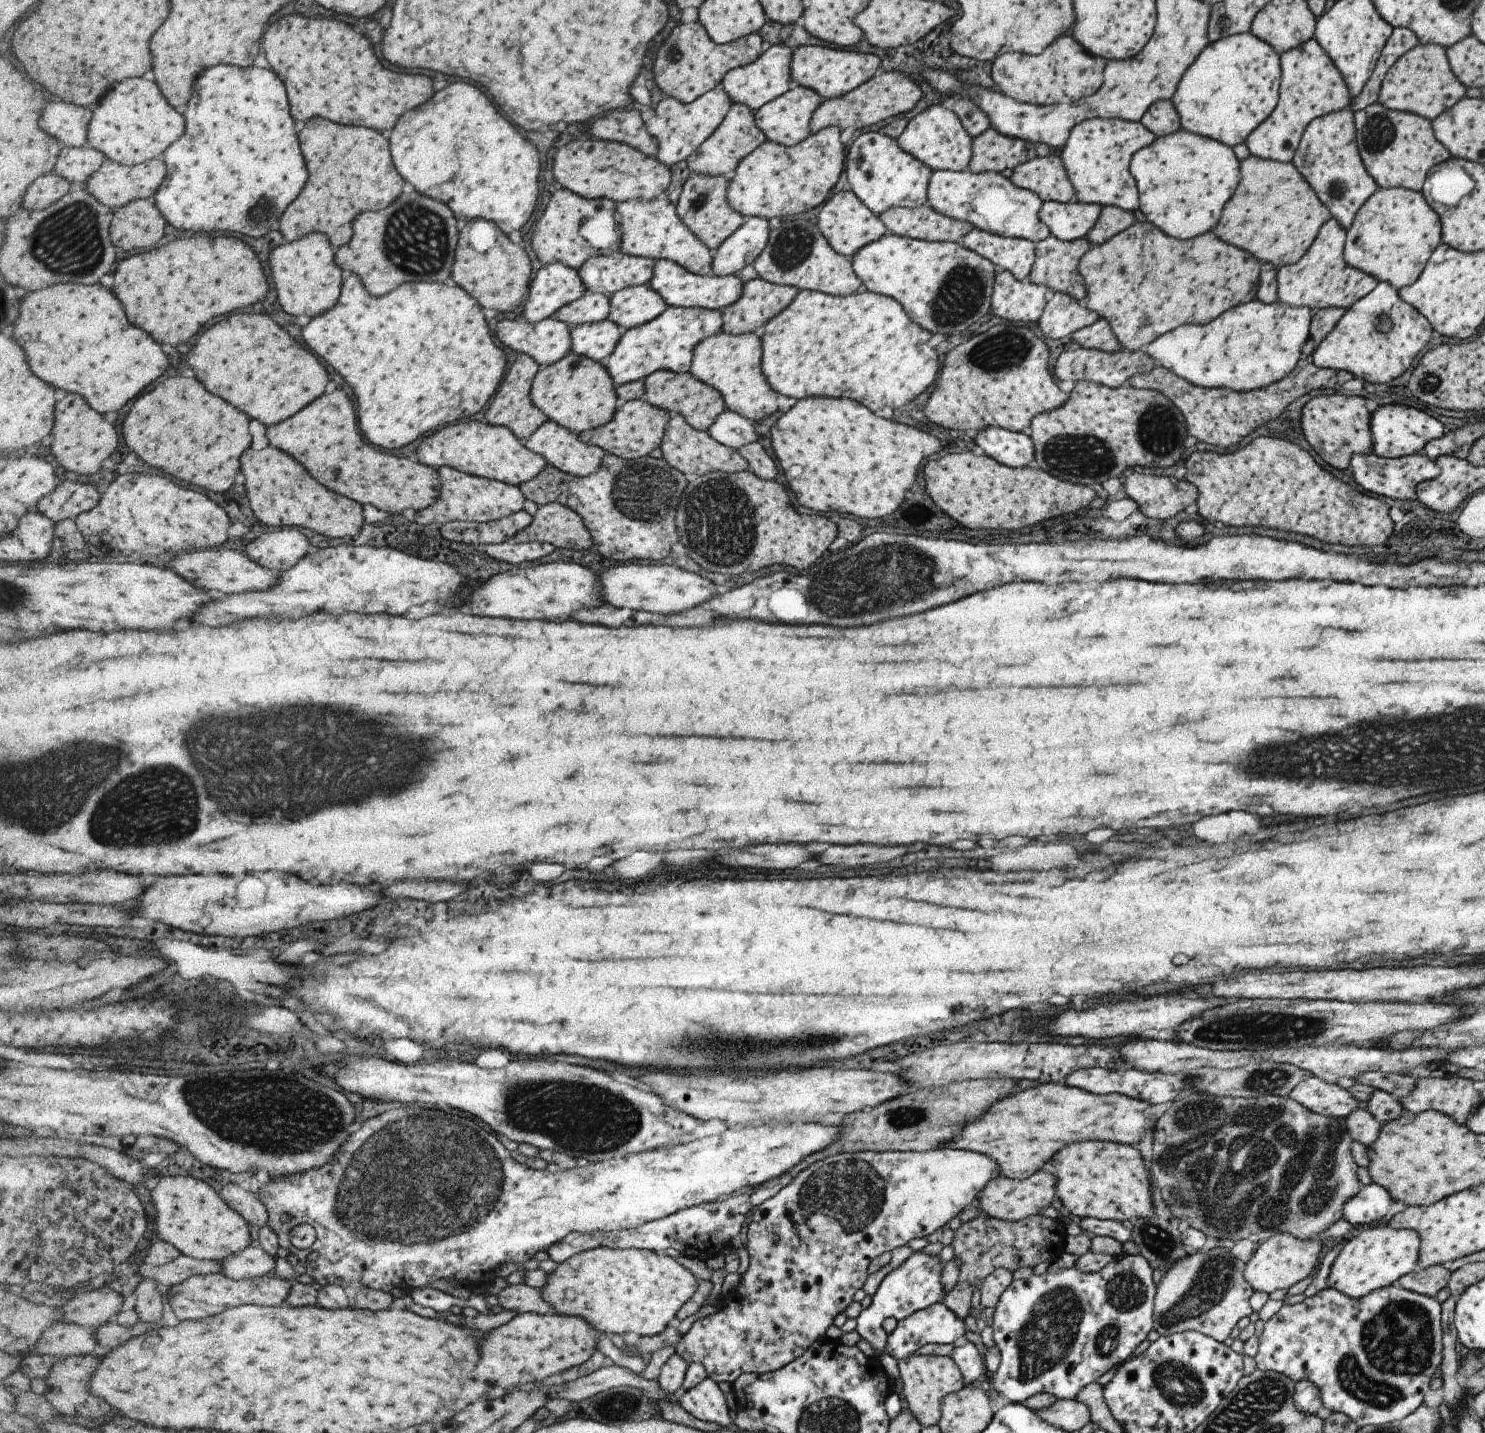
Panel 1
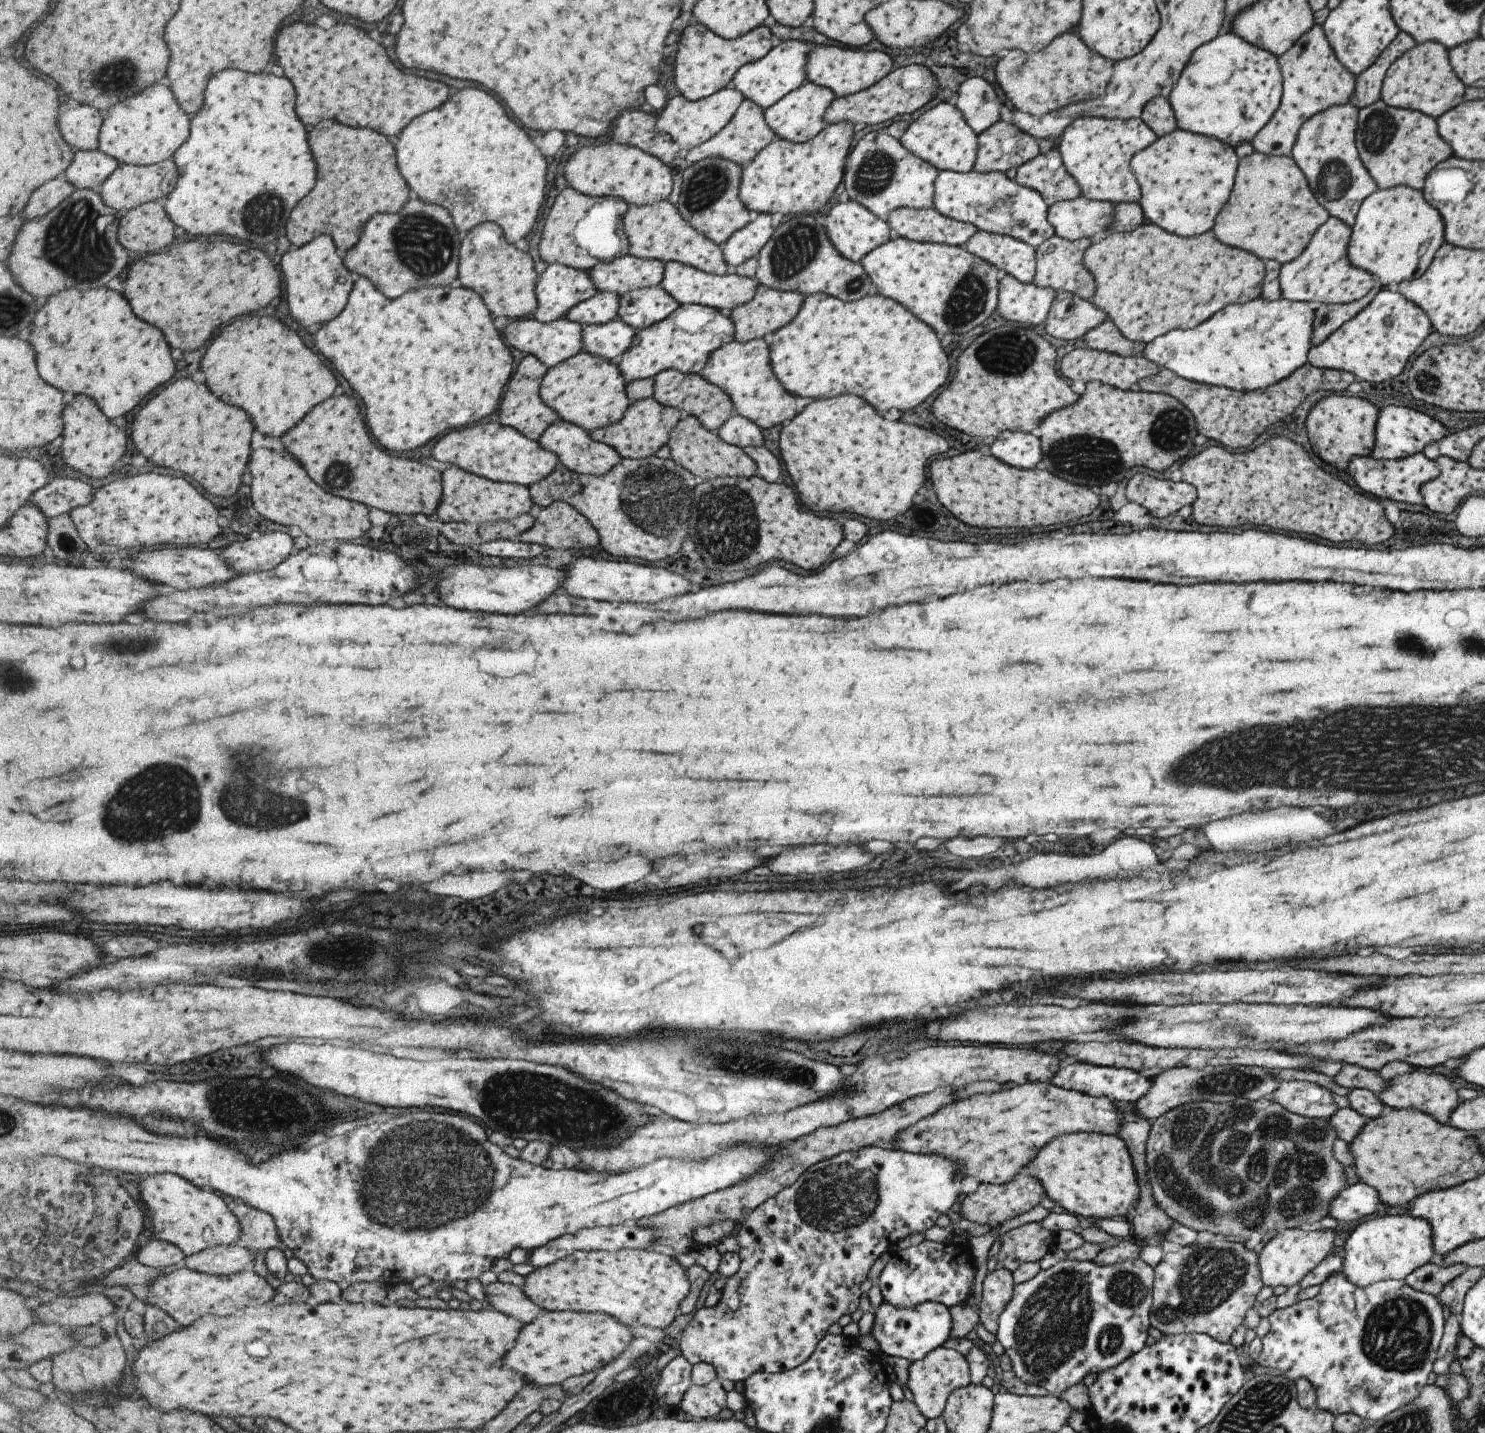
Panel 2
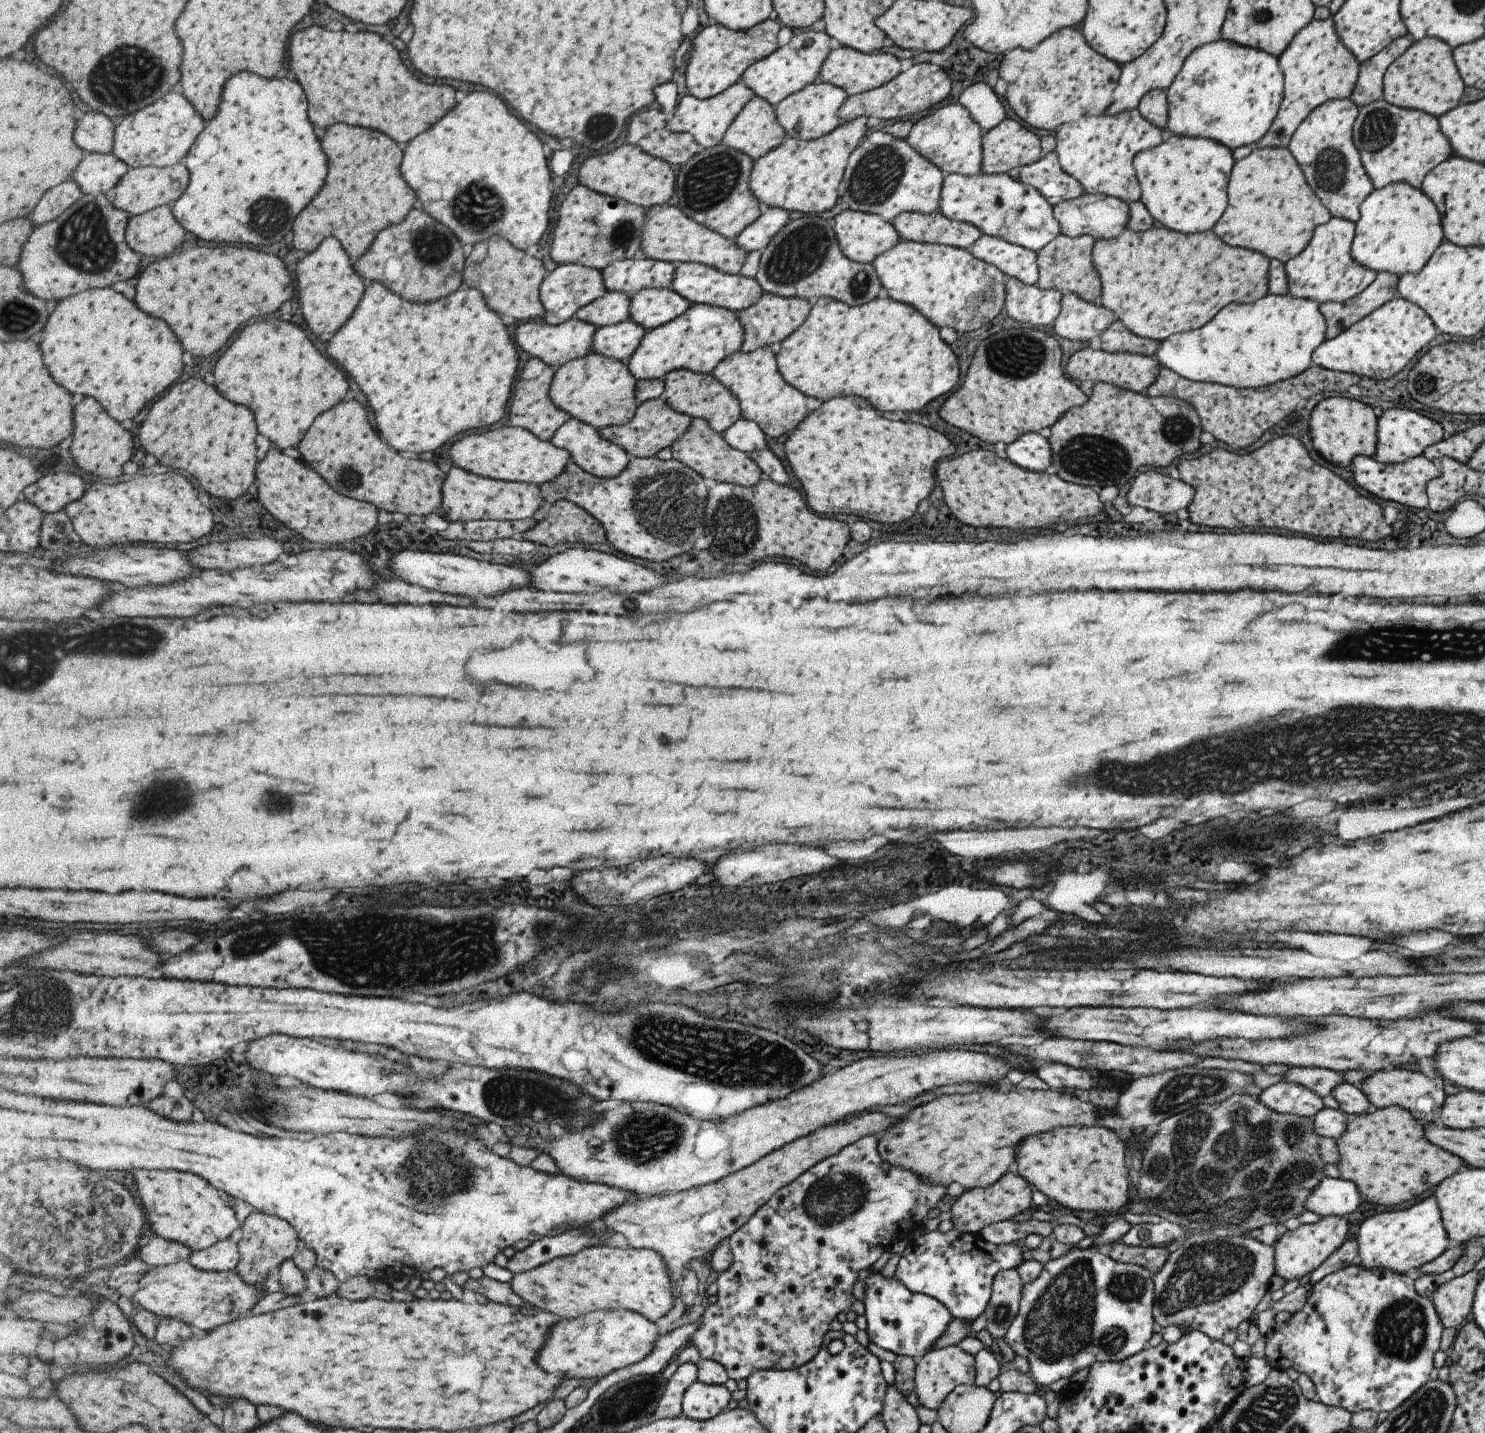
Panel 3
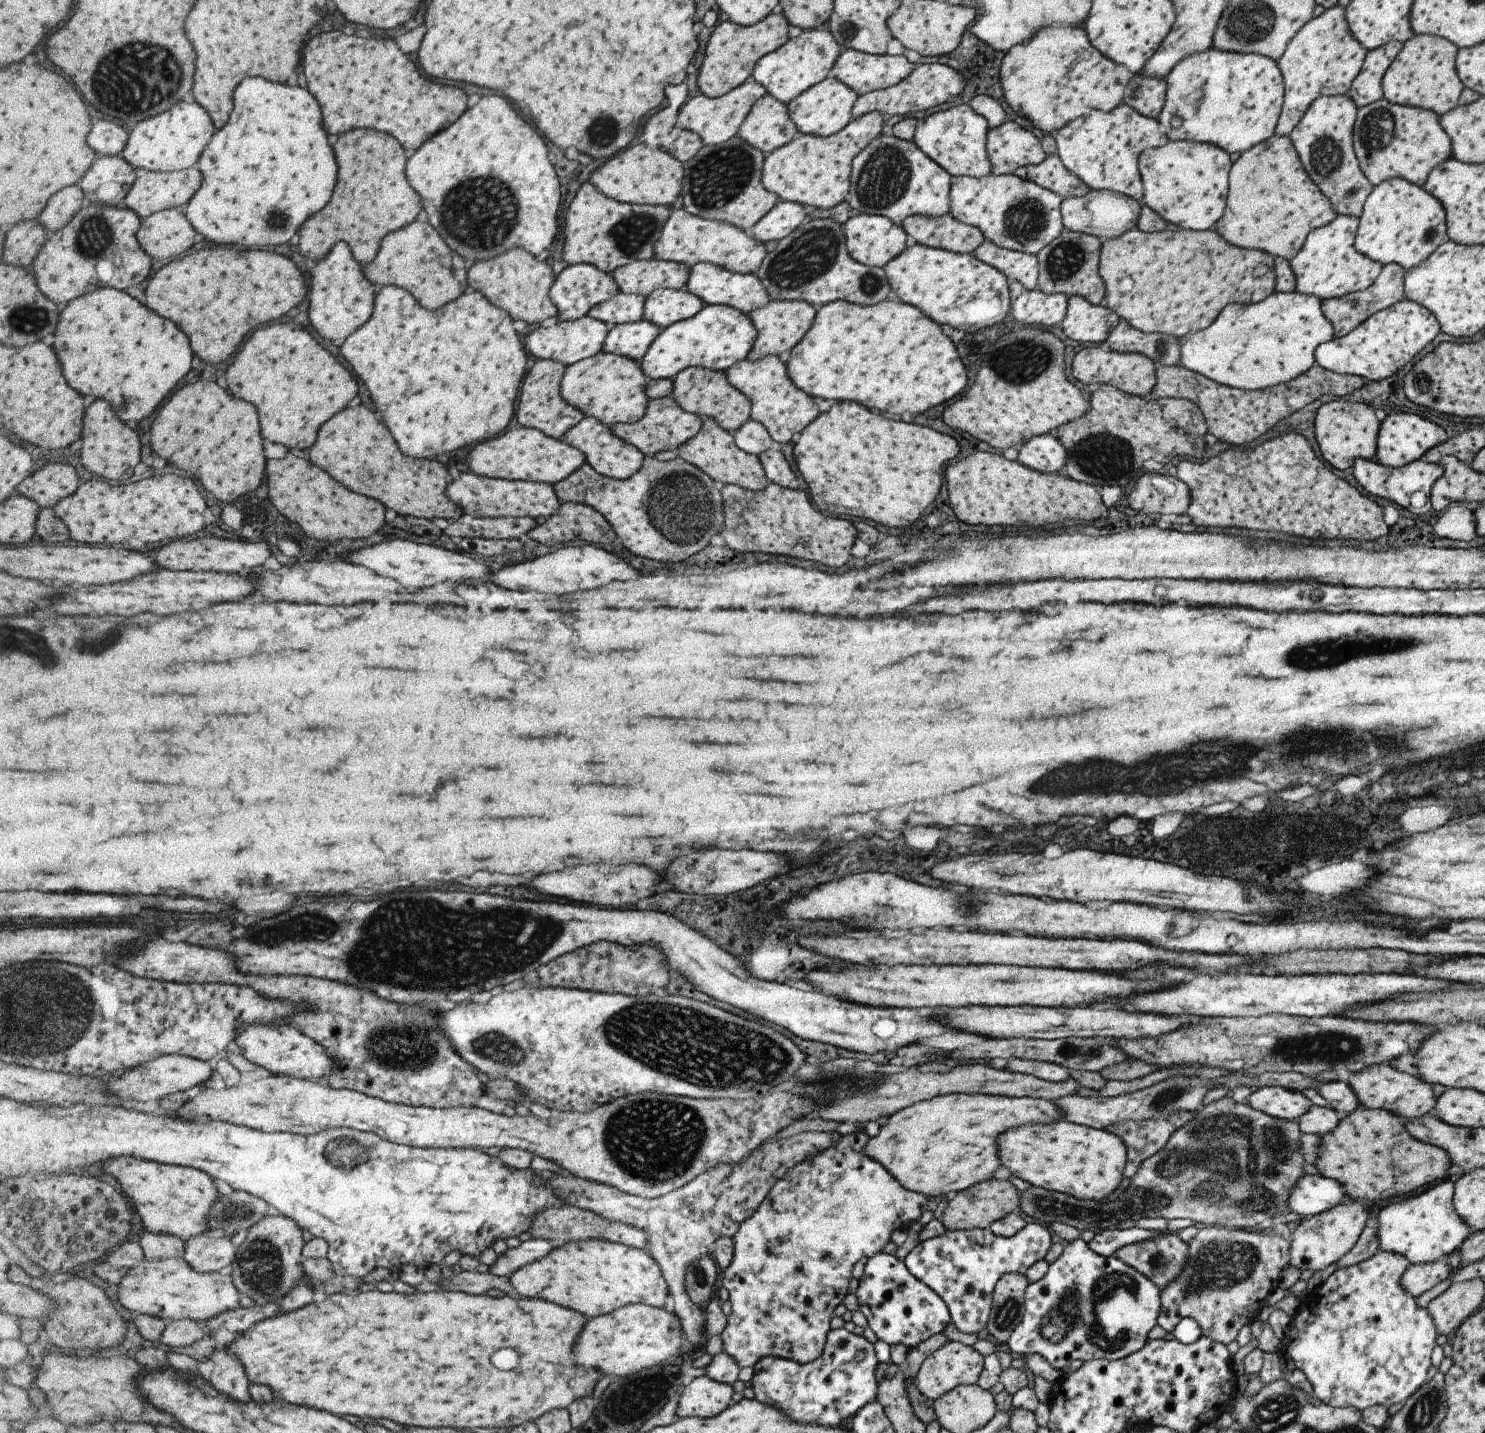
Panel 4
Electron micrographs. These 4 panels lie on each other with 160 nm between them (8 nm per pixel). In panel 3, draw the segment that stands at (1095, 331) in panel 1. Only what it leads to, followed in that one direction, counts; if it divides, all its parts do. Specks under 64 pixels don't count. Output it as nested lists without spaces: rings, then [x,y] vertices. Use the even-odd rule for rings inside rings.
[[[1119,319],[1113,321],[1100,335],[1101,350],[1108,353],[1133,353],[1151,357],[1160,341],[1138,337],[1129,332]]]

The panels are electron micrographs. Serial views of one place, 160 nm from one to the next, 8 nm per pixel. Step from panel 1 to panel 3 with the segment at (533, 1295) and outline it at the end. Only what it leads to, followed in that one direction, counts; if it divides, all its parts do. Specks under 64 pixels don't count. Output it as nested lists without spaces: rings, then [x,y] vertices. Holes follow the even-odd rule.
[[[483,1276],[480,1279],[468,1279],[461,1286],[475,1293],[479,1292],[488,1300],[493,1300],[496,1303],[507,1303],[514,1307],[523,1307],[524,1310],[531,1308],[531,1305],[527,1304],[524,1298],[514,1291],[510,1282],[500,1283],[497,1280]]]

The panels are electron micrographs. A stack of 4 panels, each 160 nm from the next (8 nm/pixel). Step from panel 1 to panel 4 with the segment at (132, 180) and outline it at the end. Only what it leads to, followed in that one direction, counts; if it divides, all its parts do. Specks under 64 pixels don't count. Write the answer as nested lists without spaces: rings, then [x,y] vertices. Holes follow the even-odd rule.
[[[195,166],[185,172],[162,173],[161,171],[146,171],[139,174],[134,182],[131,192],[125,200],[129,209],[133,209],[142,219],[149,219],[155,213],[173,208],[185,208],[190,200],[197,194],[203,184],[203,174]]]

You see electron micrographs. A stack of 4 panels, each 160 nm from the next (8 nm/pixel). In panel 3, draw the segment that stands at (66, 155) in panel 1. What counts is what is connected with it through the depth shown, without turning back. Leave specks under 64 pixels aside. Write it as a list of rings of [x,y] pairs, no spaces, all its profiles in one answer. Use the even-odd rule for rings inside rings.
[[[93,153],[75,172],[75,182],[85,195],[111,196],[131,166],[113,153]]]

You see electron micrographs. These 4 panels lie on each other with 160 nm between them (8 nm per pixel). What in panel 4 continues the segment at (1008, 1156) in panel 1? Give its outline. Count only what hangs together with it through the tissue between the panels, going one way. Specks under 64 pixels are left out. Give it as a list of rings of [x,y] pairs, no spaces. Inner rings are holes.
[[[953,1093],[937,1095],[926,1101],[894,1112],[879,1126],[875,1136],[868,1137],[863,1152],[878,1162],[904,1188],[927,1196],[939,1196],[946,1192],[959,1192],[985,1179],[993,1178],[991,1172],[999,1166],[996,1140],[1003,1131],[1024,1124],[1049,1124],[1063,1120],[1062,1114],[1051,1101],[1031,1097],[1004,1097],[999,1095],[978,1095]]]

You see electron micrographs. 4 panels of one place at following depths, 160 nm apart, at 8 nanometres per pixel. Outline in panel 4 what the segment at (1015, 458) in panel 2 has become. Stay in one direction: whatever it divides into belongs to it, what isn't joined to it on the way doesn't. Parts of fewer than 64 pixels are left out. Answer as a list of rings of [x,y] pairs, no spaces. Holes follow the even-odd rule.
[[[1049,433],[1031,437],[1018,450],[1017,462],[1027,468],[1044,472],[1061,472],[1066,452],[1060,440]]]

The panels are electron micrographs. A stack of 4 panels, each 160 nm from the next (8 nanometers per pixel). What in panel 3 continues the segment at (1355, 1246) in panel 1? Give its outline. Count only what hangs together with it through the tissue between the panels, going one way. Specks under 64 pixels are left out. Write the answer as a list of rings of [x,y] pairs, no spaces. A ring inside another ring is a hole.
[[[1427,1196],[1425,1200],[1405,1210],[1387,1210],[1365,1218],[1357,1230],[1355,1244],[1357,1244],[1355,1262],[1361,1268],[1367,1270],[1381,1268],[1401,1275],[1431,1262],[1452,1246],[1441,1226],[1439,1208],[1433,1196]]]

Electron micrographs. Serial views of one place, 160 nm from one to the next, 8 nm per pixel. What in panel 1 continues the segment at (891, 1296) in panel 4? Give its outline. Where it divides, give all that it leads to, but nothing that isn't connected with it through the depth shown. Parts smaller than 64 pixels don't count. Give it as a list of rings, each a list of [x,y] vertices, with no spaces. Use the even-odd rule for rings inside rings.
[[[937,1302],[907,1316],[903,1320],[899,1320],[895,1329],[889,1335],[884,1336],[886,1342],[884,1352],[896,1361],[907,1359],[909,1356],[912,1356],[913,1352],[921,1348],[921,1346],[925,1346],[925,1344],[953,1344],[964,1333],[963,1321],[959,1320],[942,1302]]]

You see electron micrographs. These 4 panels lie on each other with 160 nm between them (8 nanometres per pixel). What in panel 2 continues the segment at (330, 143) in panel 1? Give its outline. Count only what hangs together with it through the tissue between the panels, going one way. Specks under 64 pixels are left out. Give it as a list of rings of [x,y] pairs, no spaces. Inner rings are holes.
[[[323,120],[311,132],[311,148],[319,160],[319,184],[311,196],[295,208],[289,222],[289,240],[298,248],[329,230],[339,244],[338,251],[349,252],[357,246],[367,222],[375,214],[401,212],[409,202],[409,184],[397,168],[395,146],[385,134],[371,128],[351,128],[341,122]]]

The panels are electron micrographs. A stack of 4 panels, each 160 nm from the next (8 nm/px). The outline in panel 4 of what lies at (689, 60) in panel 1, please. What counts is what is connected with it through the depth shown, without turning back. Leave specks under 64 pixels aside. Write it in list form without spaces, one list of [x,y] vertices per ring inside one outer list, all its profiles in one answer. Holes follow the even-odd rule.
[[[781,10],[748,27],[738,25],[731,20],[722,21],[707,42],[701,78],[697,80],[700,91],[705,96],[719,98],[741,86],[751,78],[755,63],[762,56],[773,52],[786,42],[788,25],[789,21]]]

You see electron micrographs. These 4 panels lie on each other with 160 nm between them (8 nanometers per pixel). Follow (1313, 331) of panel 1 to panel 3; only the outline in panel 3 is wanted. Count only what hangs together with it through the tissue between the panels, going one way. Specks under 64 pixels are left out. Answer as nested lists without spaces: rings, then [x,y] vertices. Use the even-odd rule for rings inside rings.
[[[1379,272],[1363,292],[1350,299],[1318,303],[1319,312],[1323,315],[1326,324],[1325,339],[1334,338],[1364,316],[1370,315],[1382,304],[1399,297],[1396,288],[1398,277],[1390,272]]]

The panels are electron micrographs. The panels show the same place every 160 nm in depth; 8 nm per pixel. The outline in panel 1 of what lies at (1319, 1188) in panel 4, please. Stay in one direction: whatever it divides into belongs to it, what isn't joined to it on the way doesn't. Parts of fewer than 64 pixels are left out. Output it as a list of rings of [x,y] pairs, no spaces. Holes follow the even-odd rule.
[[[1379,1184],[1361,1185],[1359,1192],[1343,1204],[1343,1219],[1363,1227],[1381,1224],[1387,1219],[1391,1203],[1393,1198]]]

